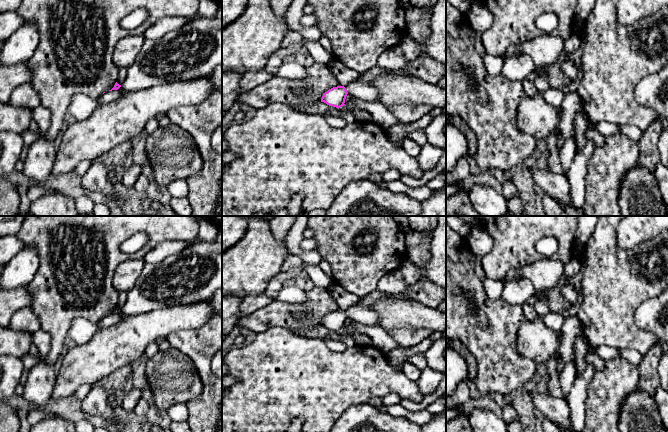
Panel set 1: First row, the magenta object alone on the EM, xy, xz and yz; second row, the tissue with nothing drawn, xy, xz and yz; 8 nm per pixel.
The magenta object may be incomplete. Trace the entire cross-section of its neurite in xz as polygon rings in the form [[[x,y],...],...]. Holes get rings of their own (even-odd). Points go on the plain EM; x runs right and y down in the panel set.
[[[407,285],[402,293],[398,295],[387,294],[381,290],[376,290],[360,300],[347,310],[337,310],[325,316],[321,322],[321,326],[329,330],[340,332],[344,330],[345,323],[348,318],[356,323],[364,326],[376,327],[381,326],[379,323],[379,315],[374,309],[373,304],[375,301],[382,297],[399,297],[403,299],[410,299],[407,292],[411,285]]]

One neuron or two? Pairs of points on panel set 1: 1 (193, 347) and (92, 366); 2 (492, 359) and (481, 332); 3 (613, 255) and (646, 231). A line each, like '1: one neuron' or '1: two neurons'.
1: two neurons
2: one neuron
3: two neurons

